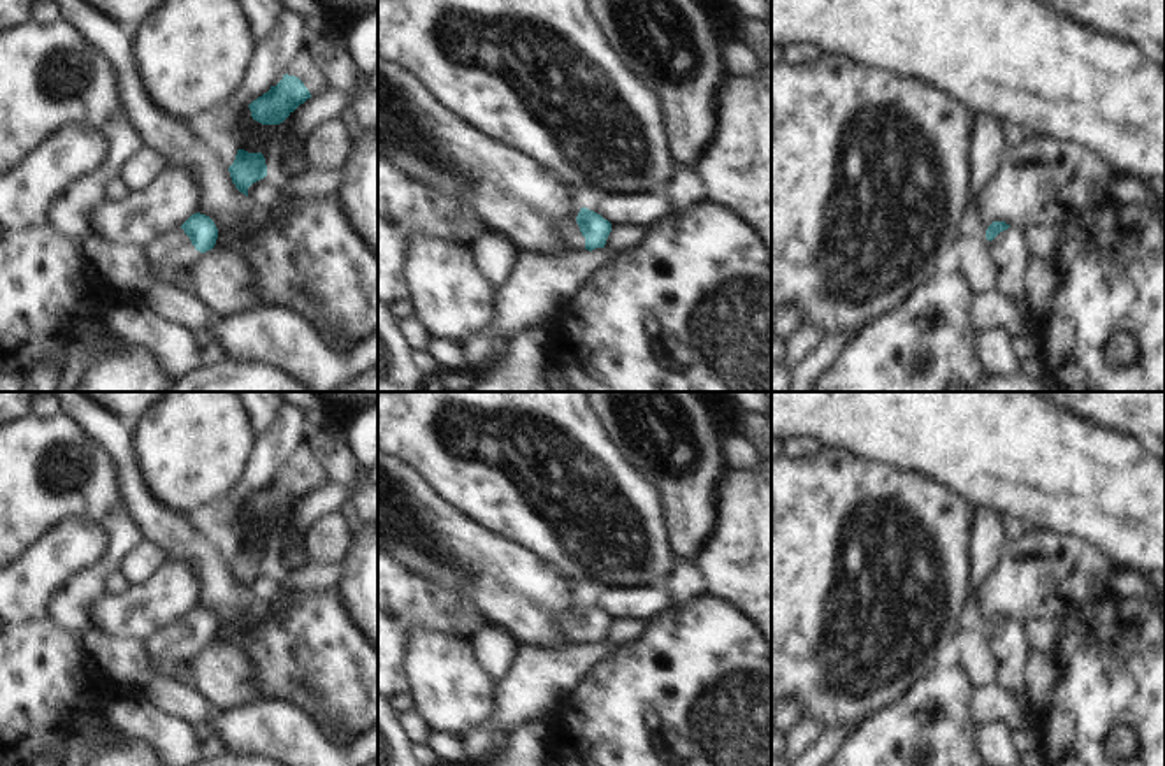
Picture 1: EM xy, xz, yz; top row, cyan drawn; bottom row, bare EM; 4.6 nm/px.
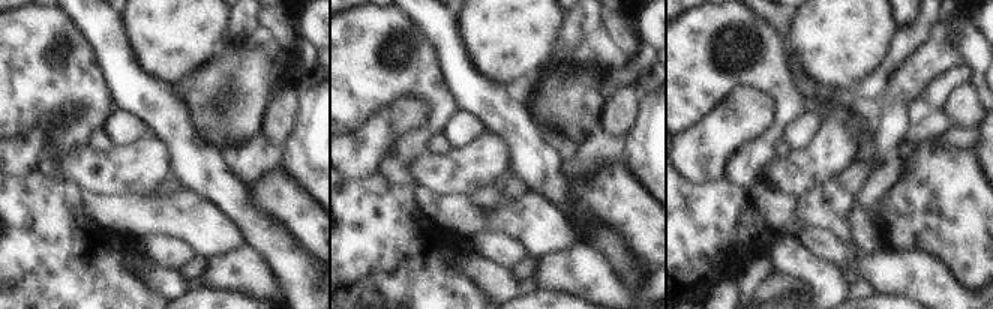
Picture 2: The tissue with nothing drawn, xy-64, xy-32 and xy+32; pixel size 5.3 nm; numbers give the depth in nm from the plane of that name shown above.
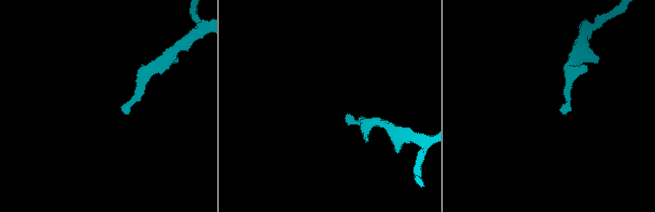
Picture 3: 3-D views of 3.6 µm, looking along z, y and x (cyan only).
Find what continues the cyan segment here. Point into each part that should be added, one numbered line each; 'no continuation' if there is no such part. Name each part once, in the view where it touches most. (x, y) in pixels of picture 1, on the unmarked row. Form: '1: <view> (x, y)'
1: xy (169, 650)

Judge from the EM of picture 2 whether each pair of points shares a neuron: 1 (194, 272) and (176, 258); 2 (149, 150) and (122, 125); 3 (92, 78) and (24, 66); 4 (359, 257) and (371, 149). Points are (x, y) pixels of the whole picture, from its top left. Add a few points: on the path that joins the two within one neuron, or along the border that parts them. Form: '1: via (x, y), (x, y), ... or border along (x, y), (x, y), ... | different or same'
1: border along (195, 255), (179, 270) | different
2: border along (149, 132), (137, 143), (114, 146) | different
3: via (75, 78), (51, 78), (41, 71) | same
4: border along (377, 173), (365, 179), (350, 179), (345, 176) | different

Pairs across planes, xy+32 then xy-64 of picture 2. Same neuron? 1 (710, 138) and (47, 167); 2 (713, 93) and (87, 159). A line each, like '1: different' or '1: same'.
1: different
2: different

